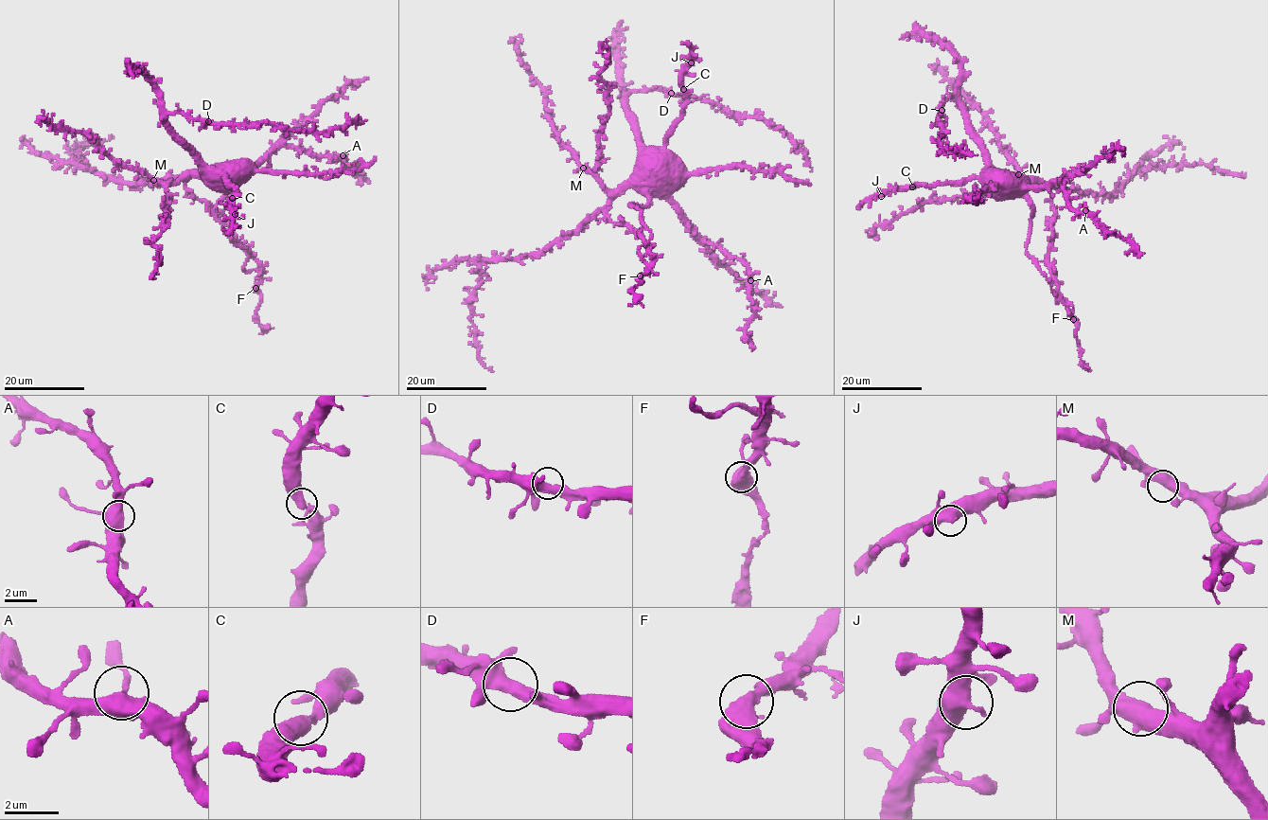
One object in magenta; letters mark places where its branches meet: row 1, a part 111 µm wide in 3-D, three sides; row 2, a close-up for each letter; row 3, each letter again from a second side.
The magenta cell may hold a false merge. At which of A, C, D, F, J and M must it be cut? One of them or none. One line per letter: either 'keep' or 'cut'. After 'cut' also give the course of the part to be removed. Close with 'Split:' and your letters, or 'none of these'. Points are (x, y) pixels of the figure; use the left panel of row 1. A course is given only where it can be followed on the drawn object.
A: keep
C: keep
D: keep
F: keep
J: keep
M: keep
Split: none of these

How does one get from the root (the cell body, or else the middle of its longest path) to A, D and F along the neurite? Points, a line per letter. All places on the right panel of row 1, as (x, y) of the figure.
A: (1000, 173), (1010, 173), (1024, 187), (1036, 189), (1063, 182), (1066, 203), (1078, 211), (1085, 210)
D: (1000, 173), (987, 165), (981, 144), (958, 100), (950, 97), (941, 105), (942, 110)
F: (1000, 173), (1012, 174), (1029, 186), (1027, 197), (1033, 215), (1026, 252), (1046, 263), (1059, 298), (1073, 319)

